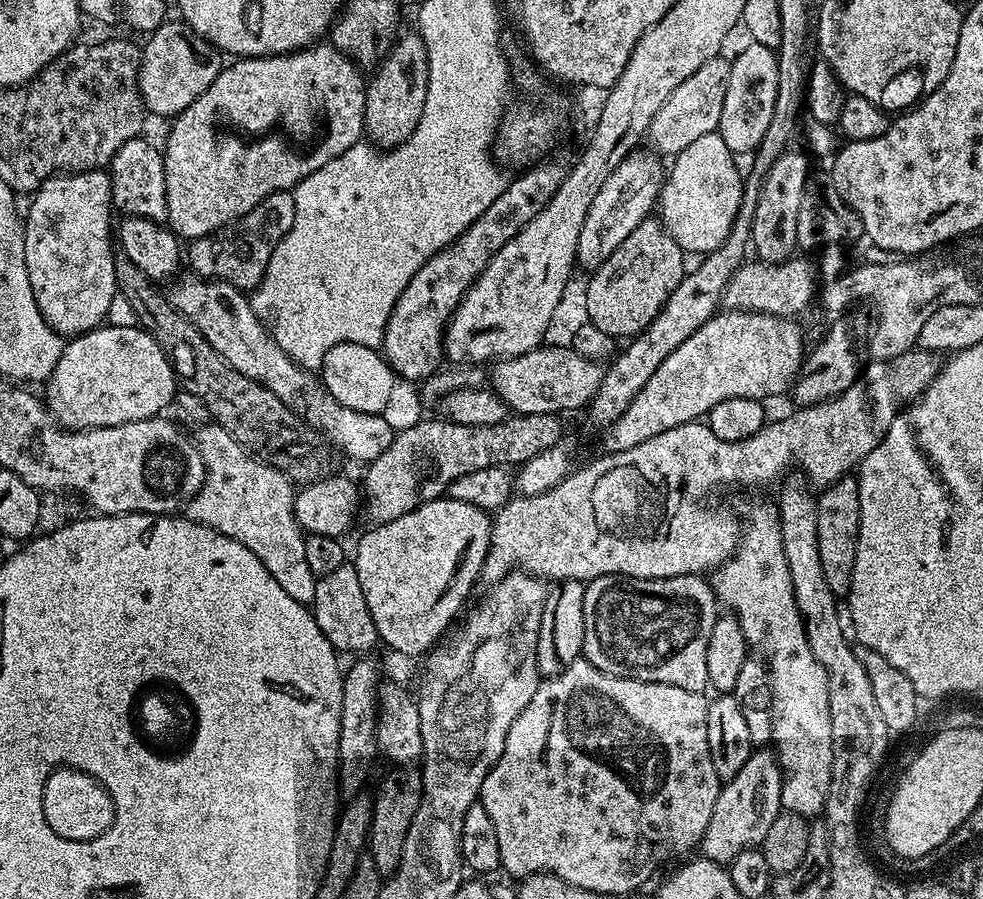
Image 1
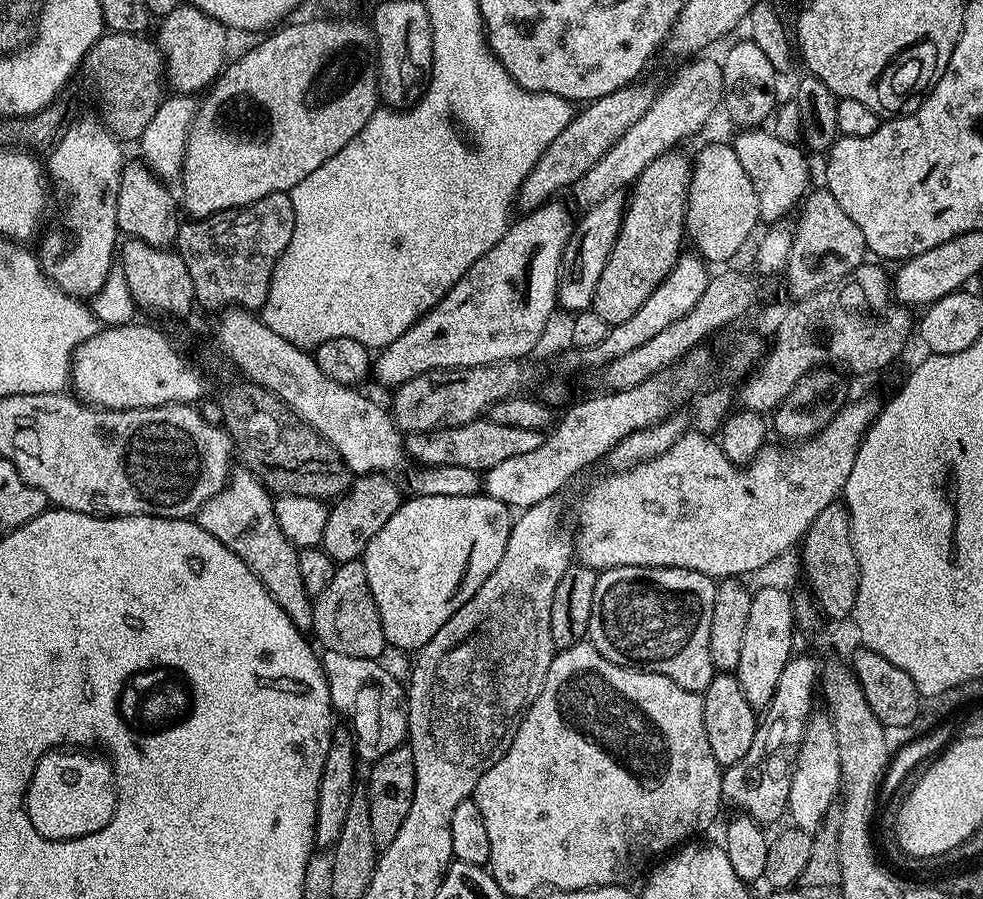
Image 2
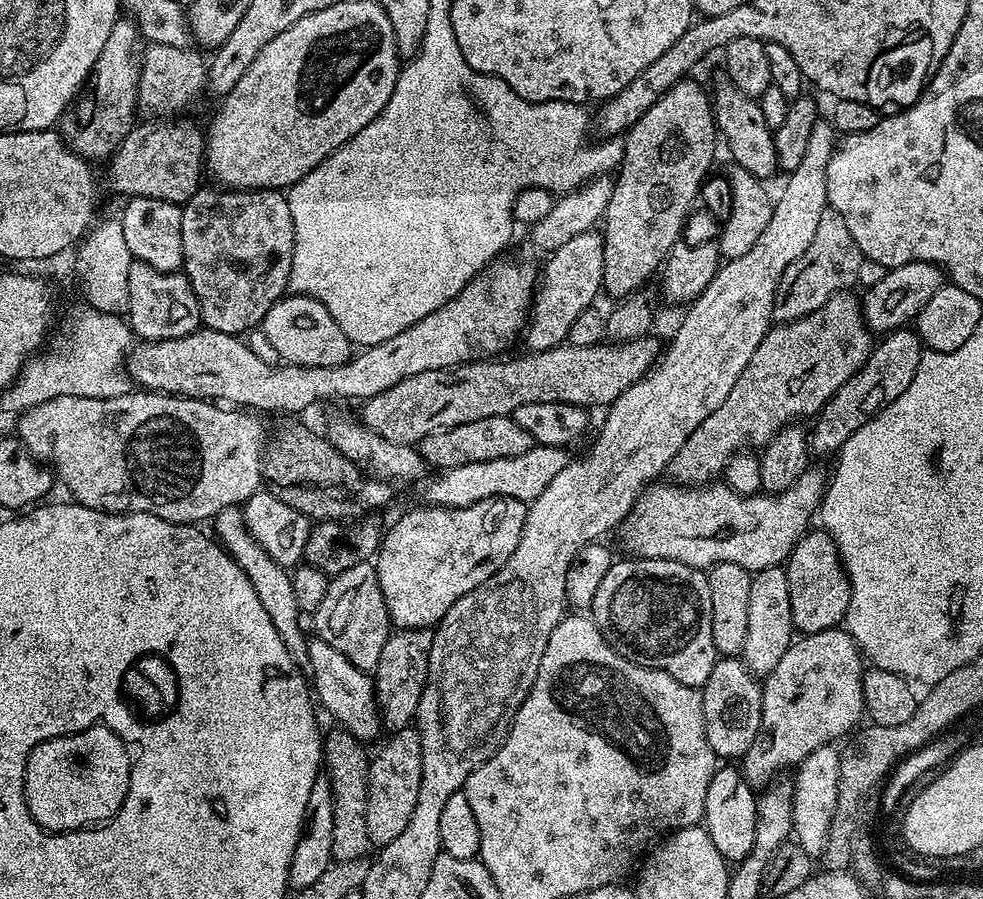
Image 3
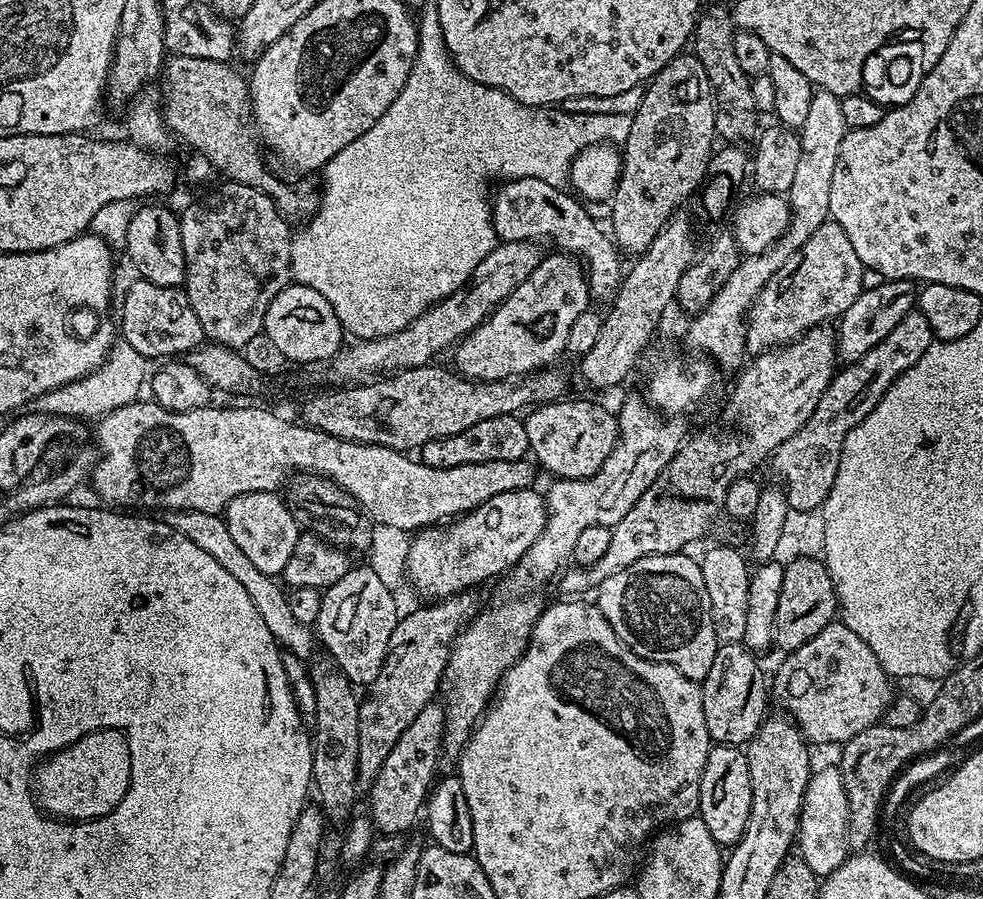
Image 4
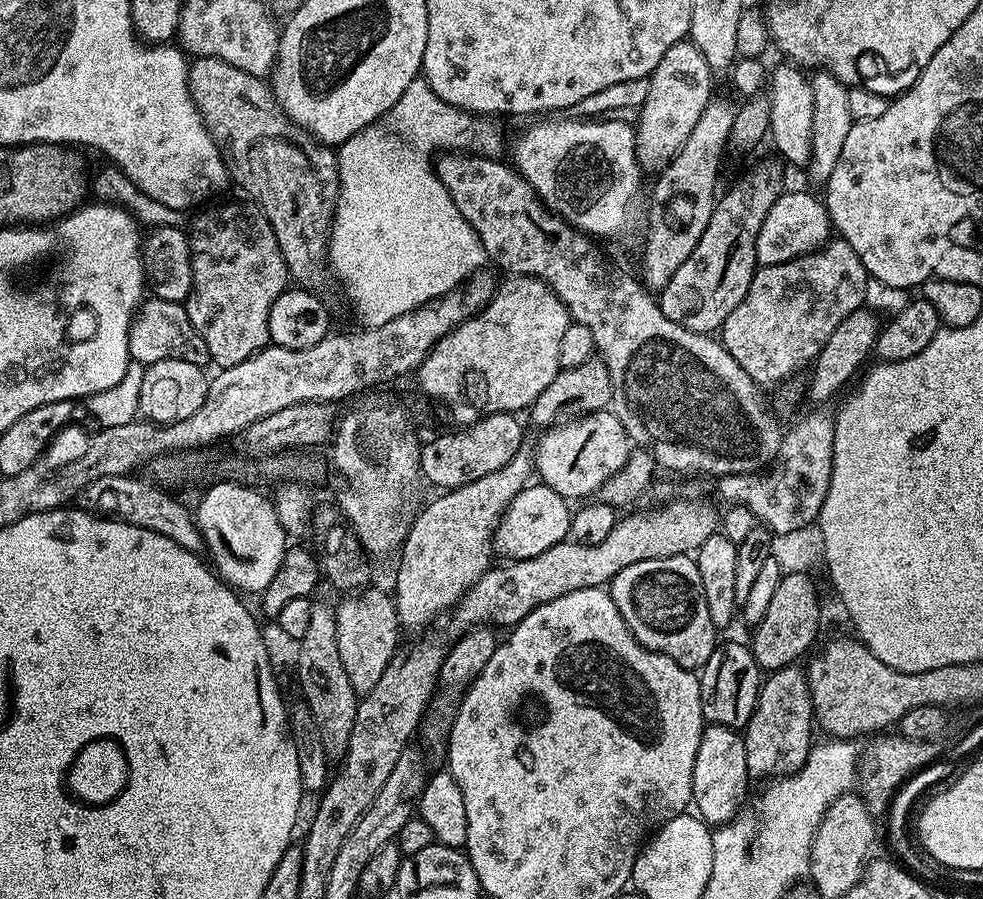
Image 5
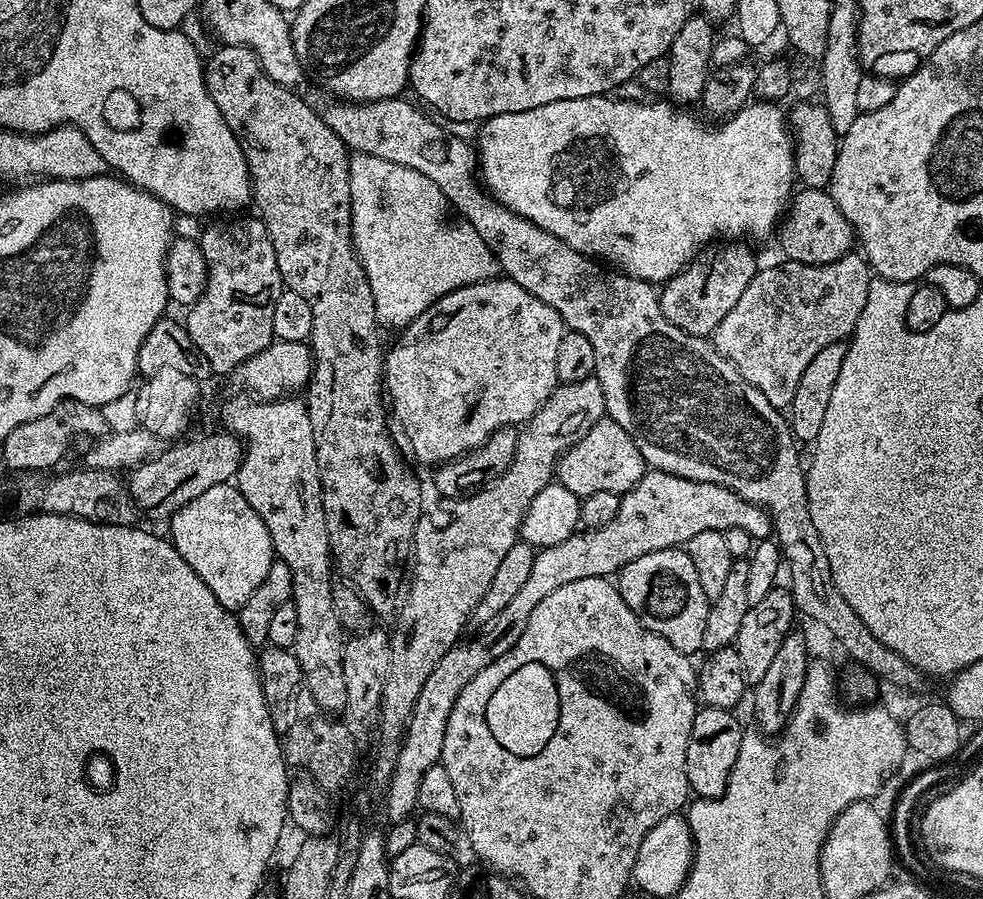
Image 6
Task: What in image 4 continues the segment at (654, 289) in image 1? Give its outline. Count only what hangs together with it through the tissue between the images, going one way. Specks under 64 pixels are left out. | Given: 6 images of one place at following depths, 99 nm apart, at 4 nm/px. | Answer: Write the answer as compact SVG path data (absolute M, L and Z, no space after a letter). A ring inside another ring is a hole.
M695 54L675 56L658 75L647 81L643 92L644 97L641 98L640 105L637 106L636 112L631 113L630 134L622 145L620 181L617 182L616 191L610 200L610 232L617 249L624 254L645 252L650 242L654 242L654 238L663 230L664 223L677 211L676 203L686 199L692 191L695 193L703 185L708 176L708 162L718 140L716 99L712 96L710 78L706 78L706 70L702 70L702 62L698 62Z

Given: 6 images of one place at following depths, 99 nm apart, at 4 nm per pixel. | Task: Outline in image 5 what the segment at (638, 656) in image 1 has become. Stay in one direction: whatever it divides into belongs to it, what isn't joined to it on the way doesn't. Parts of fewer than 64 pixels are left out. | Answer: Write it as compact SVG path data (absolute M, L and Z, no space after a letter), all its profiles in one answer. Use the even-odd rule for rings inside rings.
M691 555L671 556L670 558L650 558L646 562L634 562L634 566L626 566L610 582L610 591L614 606L618 606L618 614L630 626L634 638L644 648L666 654L678 666L699 670L714 654L718 643L718 629L710 622L710 610L706 606L706 594L702 591L702 574L698 574L698 566Z

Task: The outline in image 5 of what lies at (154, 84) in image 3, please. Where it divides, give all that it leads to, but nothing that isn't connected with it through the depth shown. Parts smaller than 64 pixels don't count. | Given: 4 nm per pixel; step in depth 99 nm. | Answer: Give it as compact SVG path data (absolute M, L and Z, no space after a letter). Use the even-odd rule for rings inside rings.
M201 56L191 61L188 69L188 89L192 95L192 101L196 104L196 109L200 111L200 116L204 120L206 130L211 134L214 142L218 146L218 150L224 156L224 164L228 168L228 175L233 185L237 184L242 191L245 192L247 199L255 204L264 217L270 222L270 226L274 230L274 238L278 238L278 250L282 250L282 258L284 264L288 268L289 277L293 281L296 280L301 289L304 290L320 290L324 284L324 279L329 279L330 268L326 263L328 258L328 242L332 231L332 219L336 213L336 199L340 193L340 175L338 174L338 162L336 161L336 152L327 144L321 144L307 135L298 135L298 129L288 115L280 109L280 101L272 94L272 89L261 77L254 74L246 74L242 70L238 70L238 66L230 66L230 62L222 62L216 56Z

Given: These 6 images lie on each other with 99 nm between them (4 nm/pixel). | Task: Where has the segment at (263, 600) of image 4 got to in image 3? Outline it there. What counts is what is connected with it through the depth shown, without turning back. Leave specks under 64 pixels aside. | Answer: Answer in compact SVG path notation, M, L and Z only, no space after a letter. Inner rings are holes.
M319 638L309 639L307 671L319 707L324 708L337 720L339 727L355 740L369 742L382 732L380 704L376 701L376 685L373 677L364 672L346 654L338 654L334 646Z

